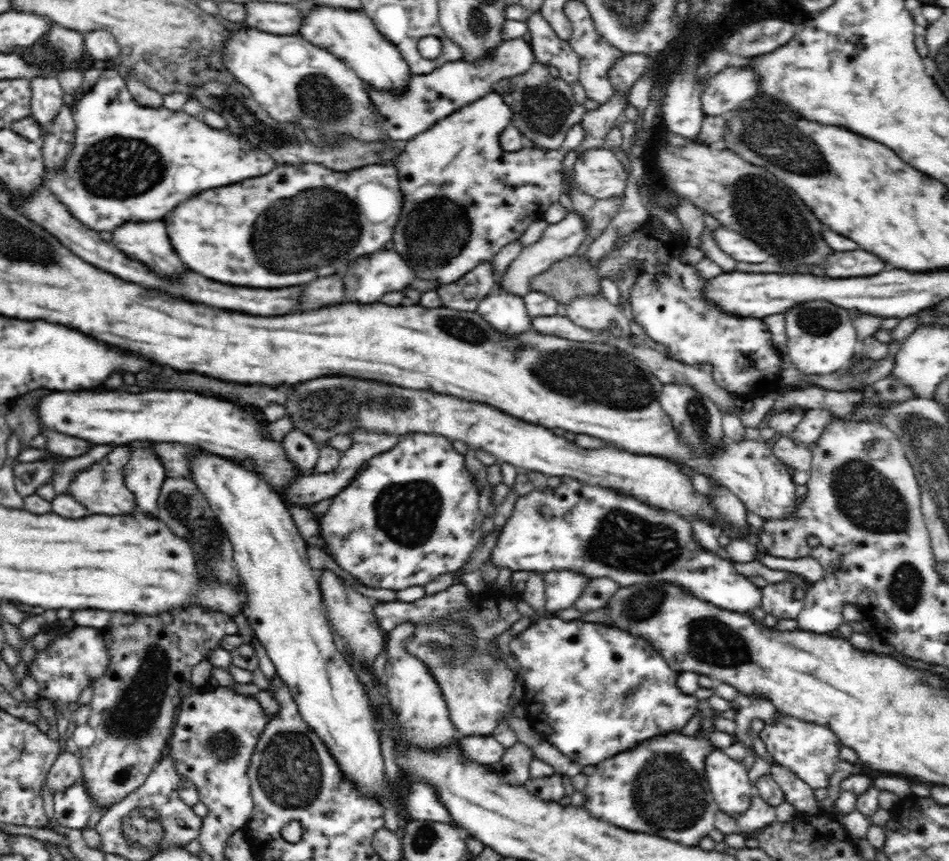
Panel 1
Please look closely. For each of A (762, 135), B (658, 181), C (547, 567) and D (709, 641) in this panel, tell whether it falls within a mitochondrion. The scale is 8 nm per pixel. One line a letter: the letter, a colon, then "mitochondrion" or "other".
A: mitochondrion
B: other
C: other
D: mitochondrion

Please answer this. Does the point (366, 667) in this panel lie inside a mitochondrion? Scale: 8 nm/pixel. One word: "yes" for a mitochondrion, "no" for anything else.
no

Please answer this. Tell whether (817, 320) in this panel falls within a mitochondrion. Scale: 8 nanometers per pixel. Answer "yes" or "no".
yes

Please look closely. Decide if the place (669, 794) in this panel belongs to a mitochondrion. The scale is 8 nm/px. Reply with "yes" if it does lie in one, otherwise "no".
yes

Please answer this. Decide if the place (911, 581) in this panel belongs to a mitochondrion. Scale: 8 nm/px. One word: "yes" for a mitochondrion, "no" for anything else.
yes

